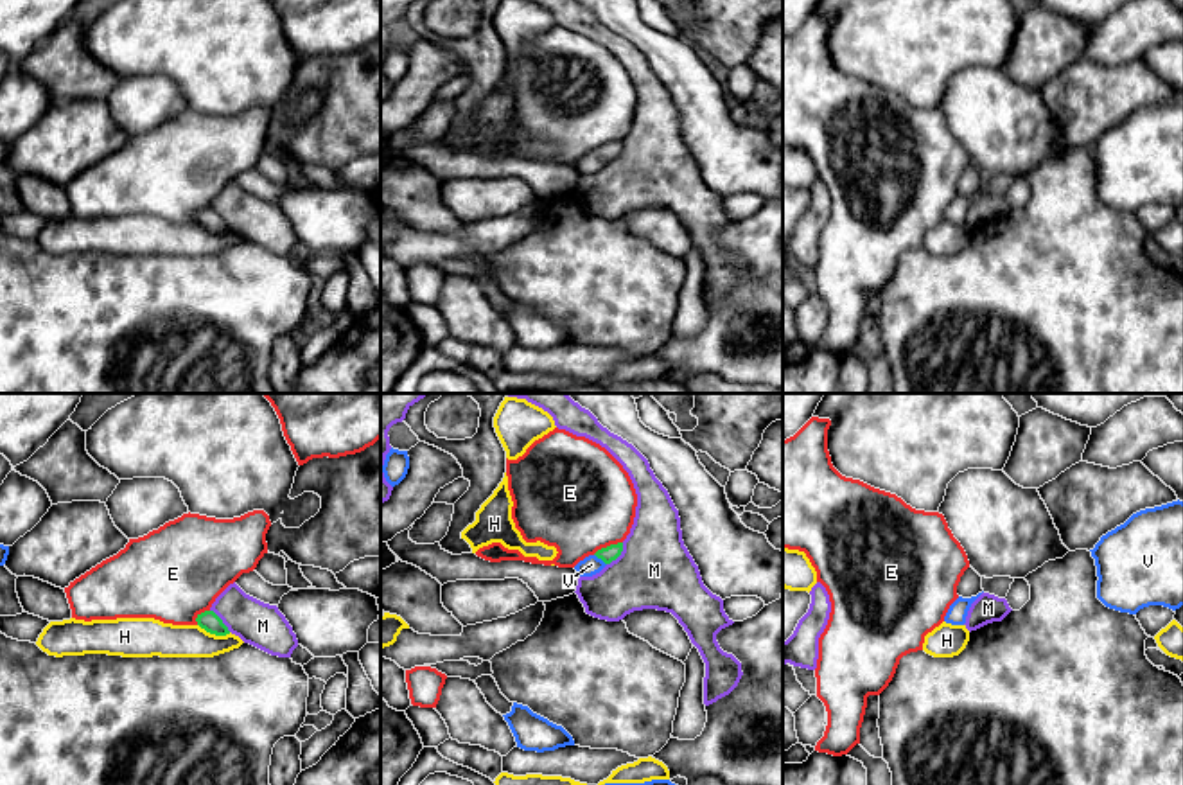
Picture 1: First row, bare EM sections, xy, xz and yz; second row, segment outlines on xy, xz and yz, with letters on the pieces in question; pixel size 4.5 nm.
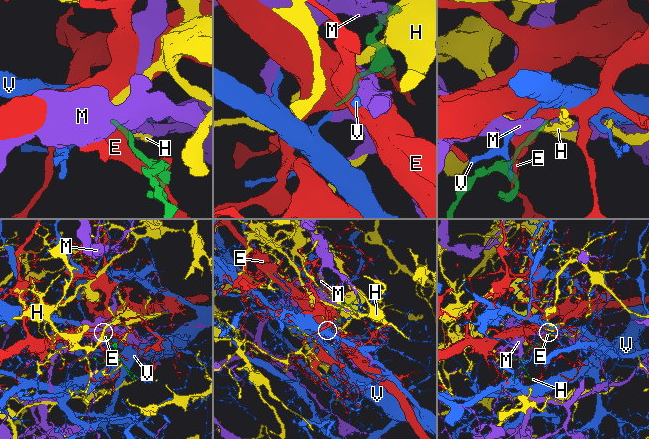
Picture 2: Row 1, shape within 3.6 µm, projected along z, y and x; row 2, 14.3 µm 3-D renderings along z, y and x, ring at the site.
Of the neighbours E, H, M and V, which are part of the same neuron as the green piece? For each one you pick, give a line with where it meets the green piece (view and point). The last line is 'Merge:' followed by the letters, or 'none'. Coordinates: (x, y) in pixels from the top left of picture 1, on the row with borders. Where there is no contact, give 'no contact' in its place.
V: meets green in xz at (600, 557)
Merge: V

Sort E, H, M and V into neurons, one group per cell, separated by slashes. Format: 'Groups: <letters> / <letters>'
Groups: E / H / M / V

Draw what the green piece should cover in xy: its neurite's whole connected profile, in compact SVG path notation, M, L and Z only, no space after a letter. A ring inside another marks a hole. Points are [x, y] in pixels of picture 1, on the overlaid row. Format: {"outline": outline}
{"outline": "M205 611L197 614L196 622L201 629L205 629L210 634L215 634L215 636L230 634L228 627L223 623L223 620L214 611Z"}

